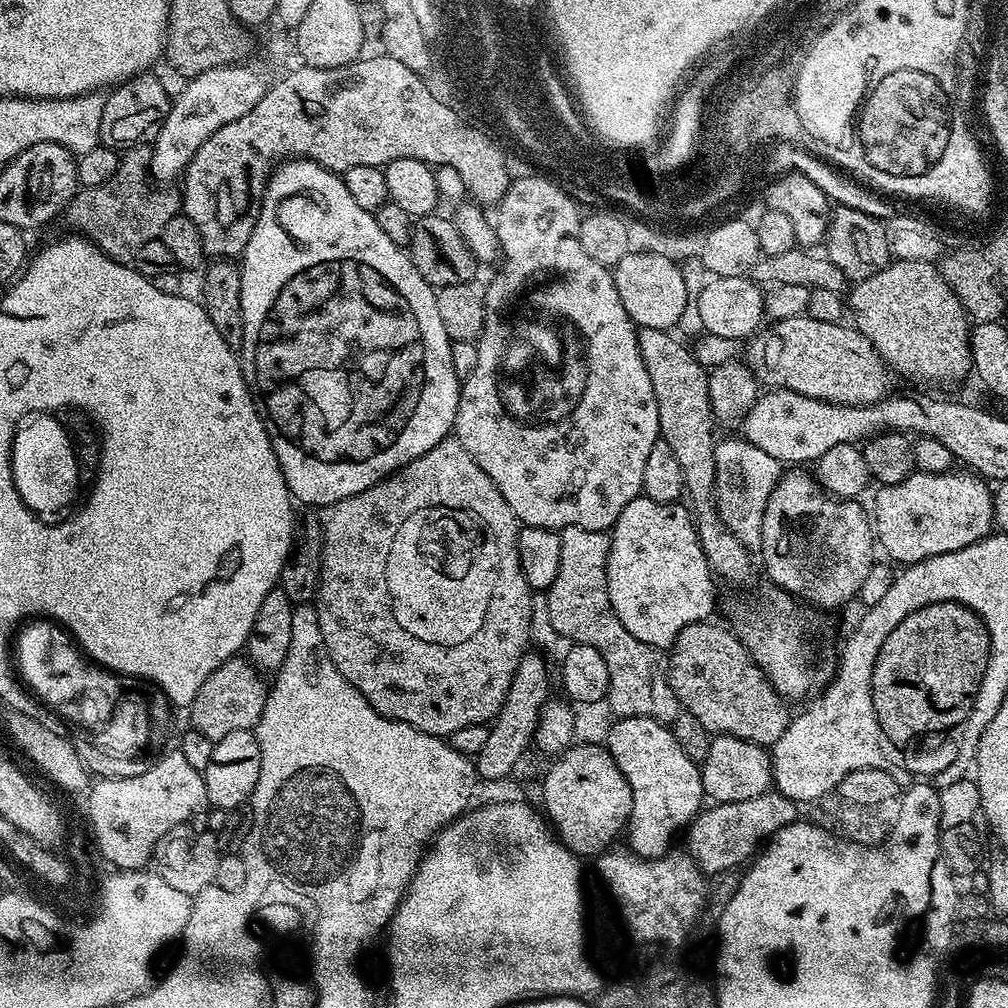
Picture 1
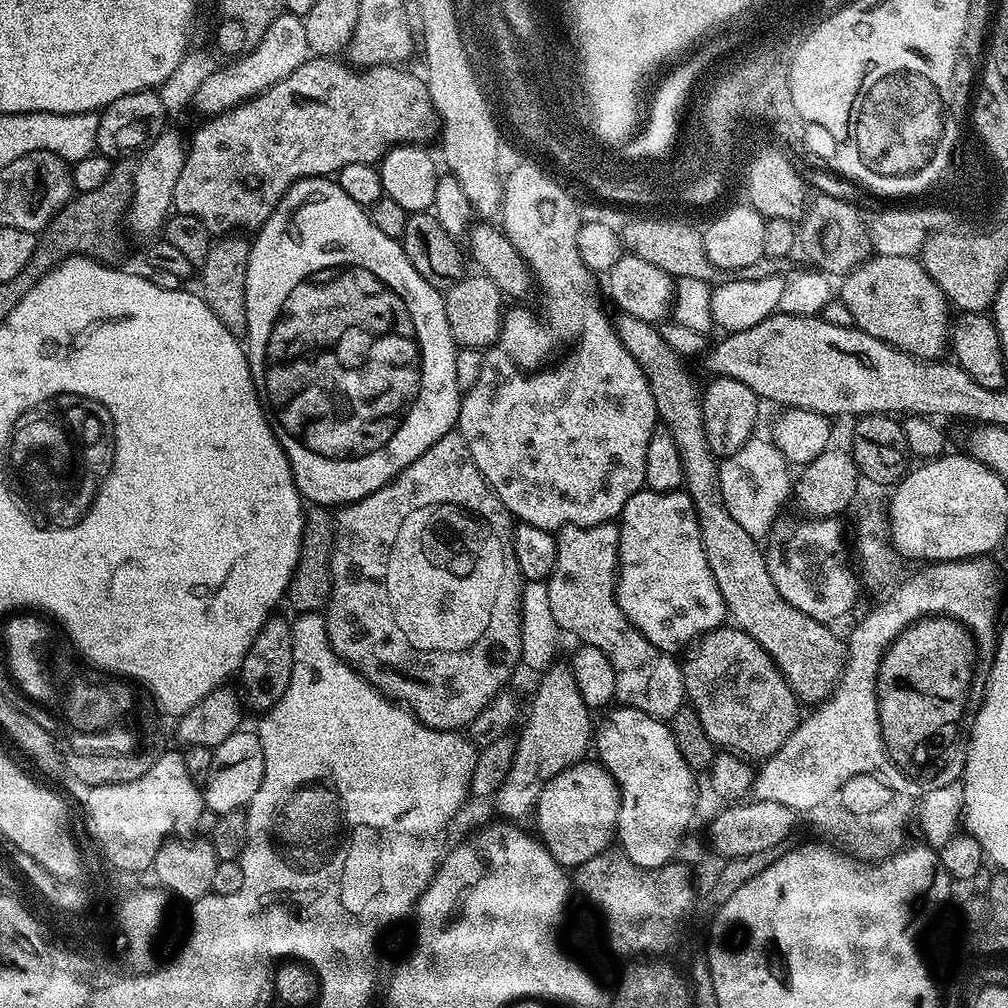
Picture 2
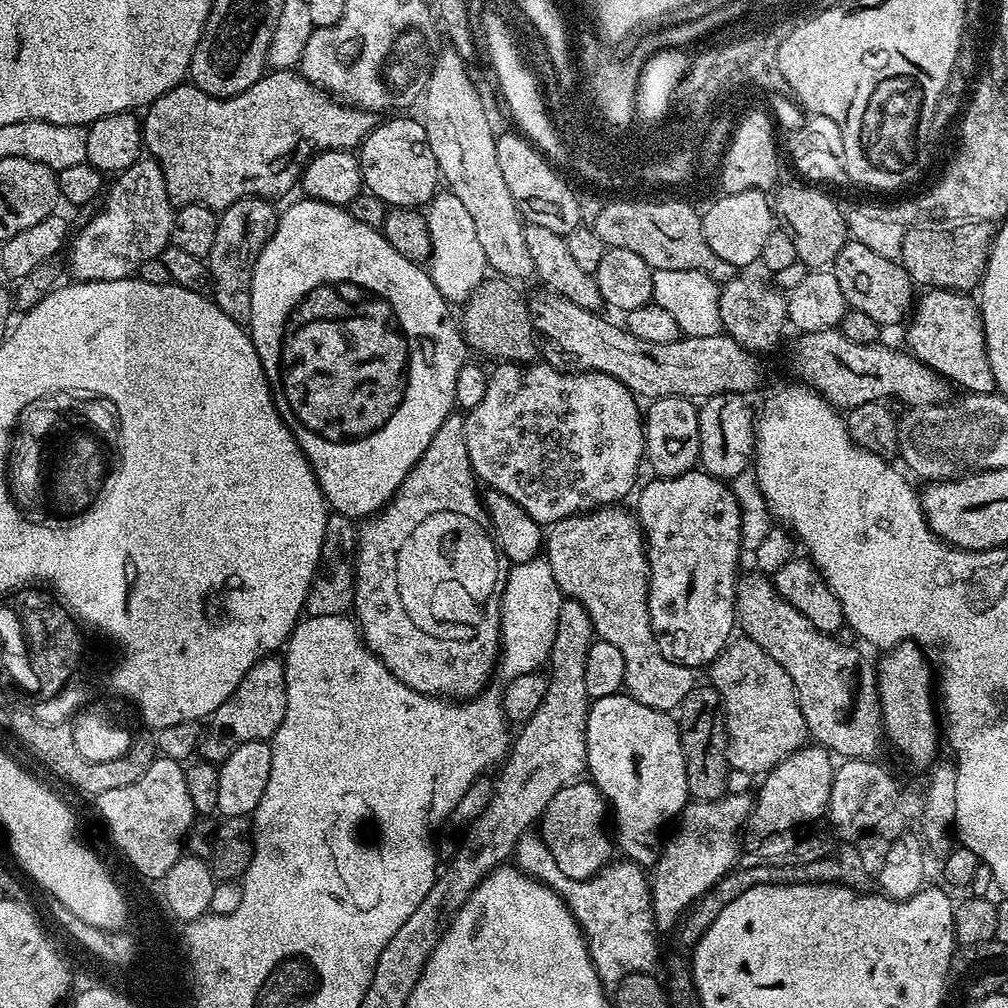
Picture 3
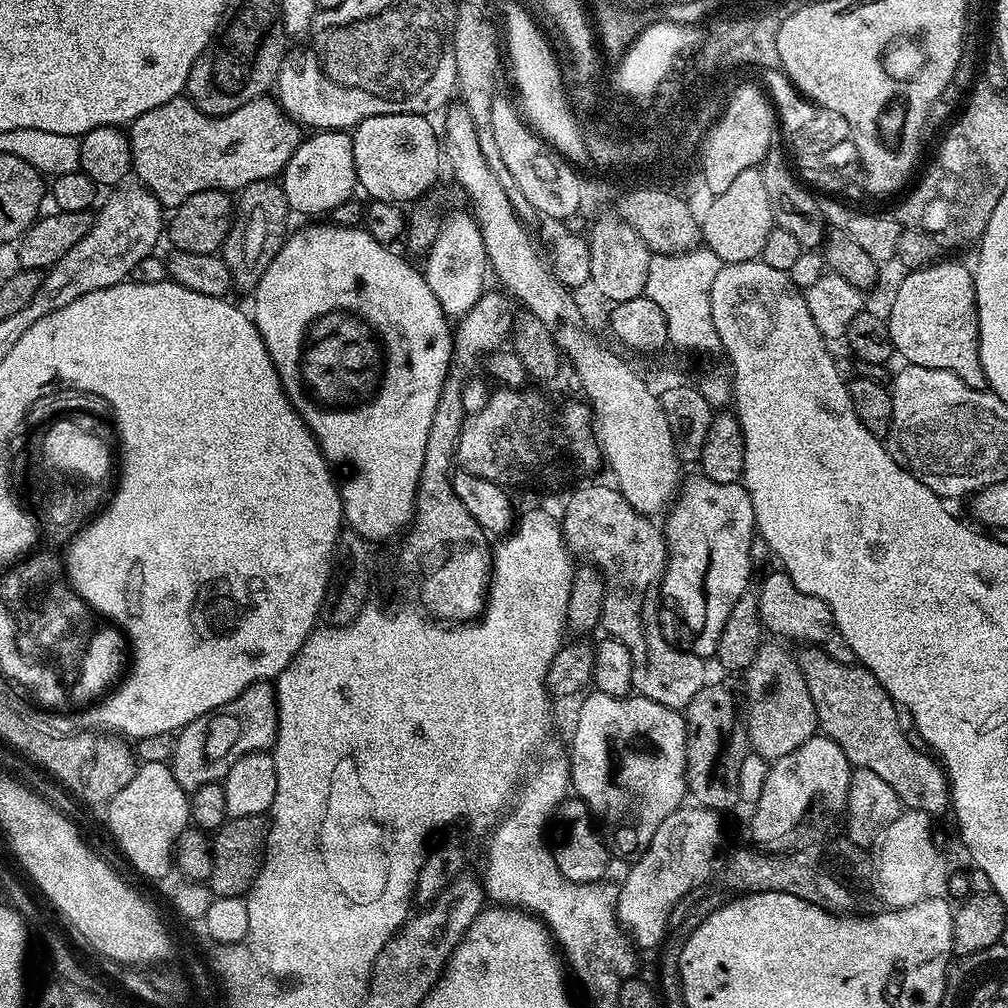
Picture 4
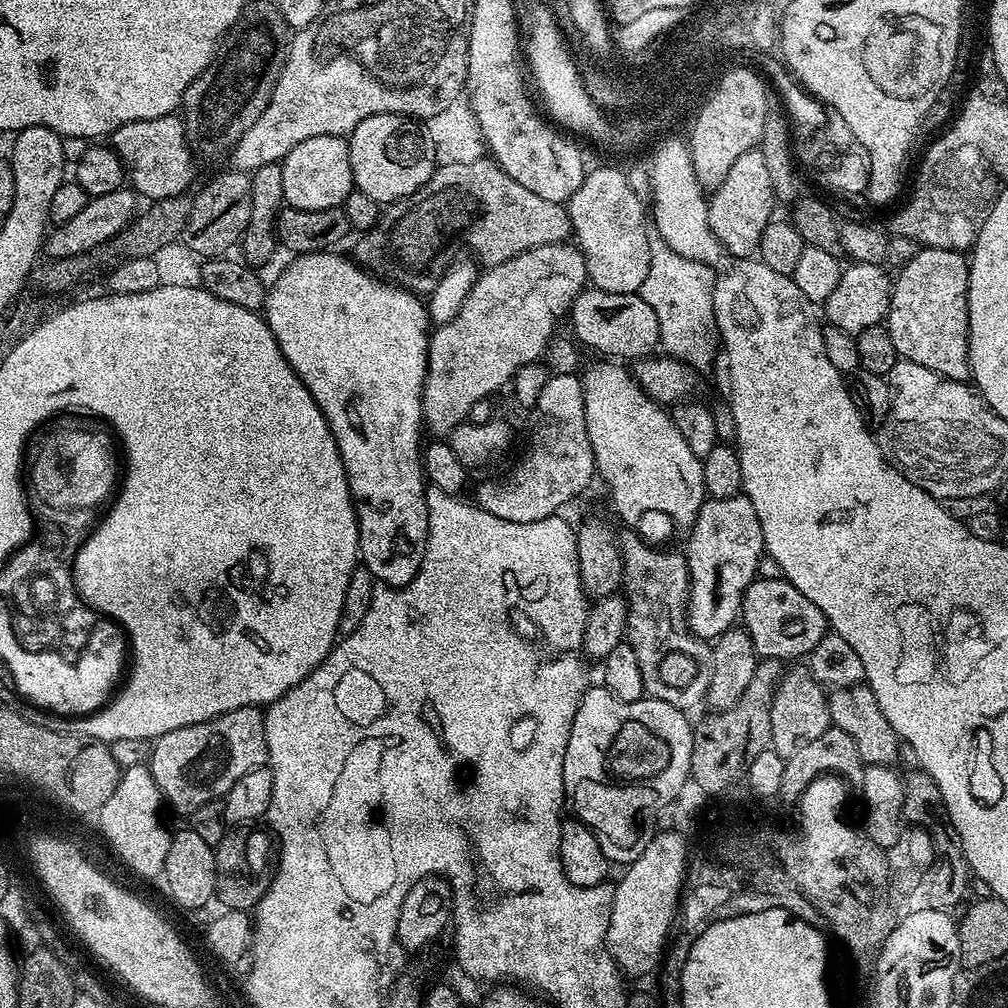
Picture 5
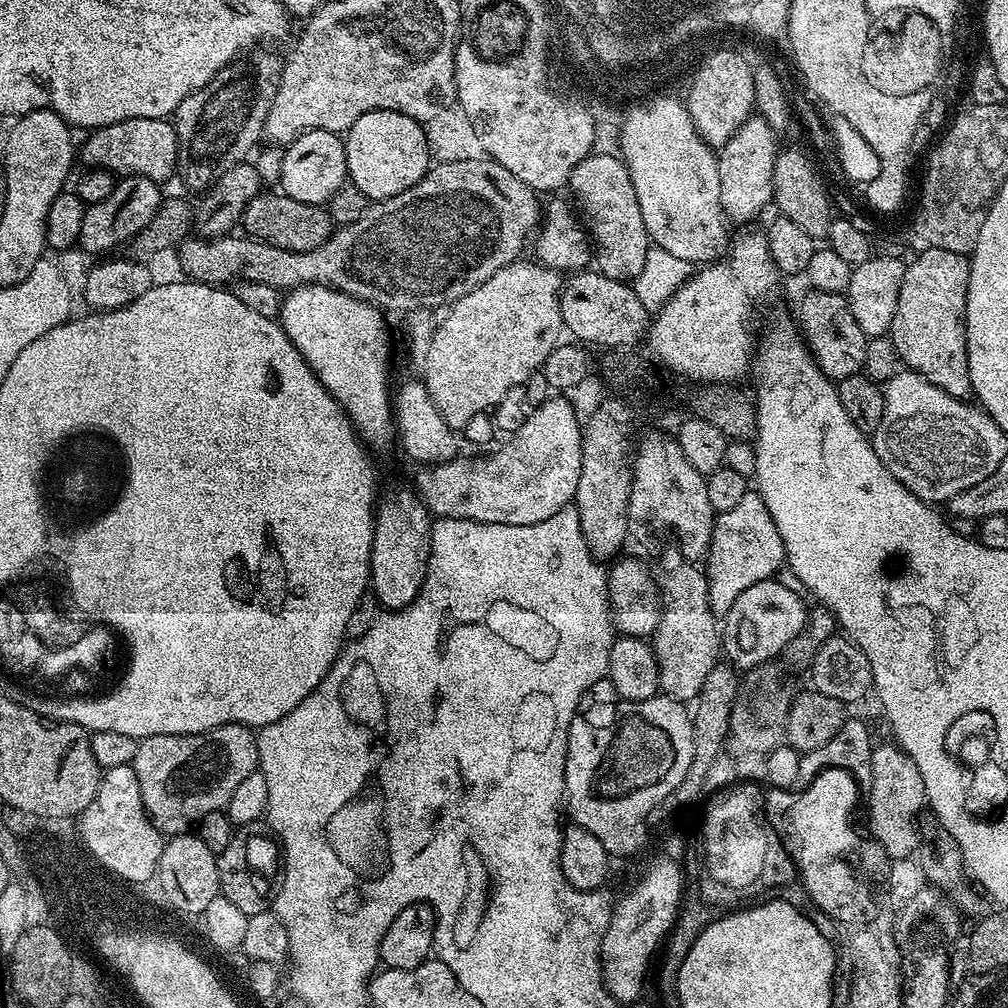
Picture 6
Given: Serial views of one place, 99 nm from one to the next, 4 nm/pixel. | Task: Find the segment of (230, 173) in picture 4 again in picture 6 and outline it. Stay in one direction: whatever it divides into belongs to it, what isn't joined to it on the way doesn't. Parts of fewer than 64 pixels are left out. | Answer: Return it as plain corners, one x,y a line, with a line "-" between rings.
126,118
110,126
93,128
85,145
78,149
79,159
89,168
104,168
117,177
141,176
157,182
173,179
176,171
176,125
165,118

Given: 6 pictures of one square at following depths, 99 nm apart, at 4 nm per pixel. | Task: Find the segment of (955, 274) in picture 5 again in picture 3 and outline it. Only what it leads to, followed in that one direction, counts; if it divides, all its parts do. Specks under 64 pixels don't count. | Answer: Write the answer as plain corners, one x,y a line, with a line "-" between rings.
929,287
920,293
906,324
907,351
955,387
957,384
965,393
995,393
996,379
994,370
990,370
986,334
977,297
967,291
950,288

